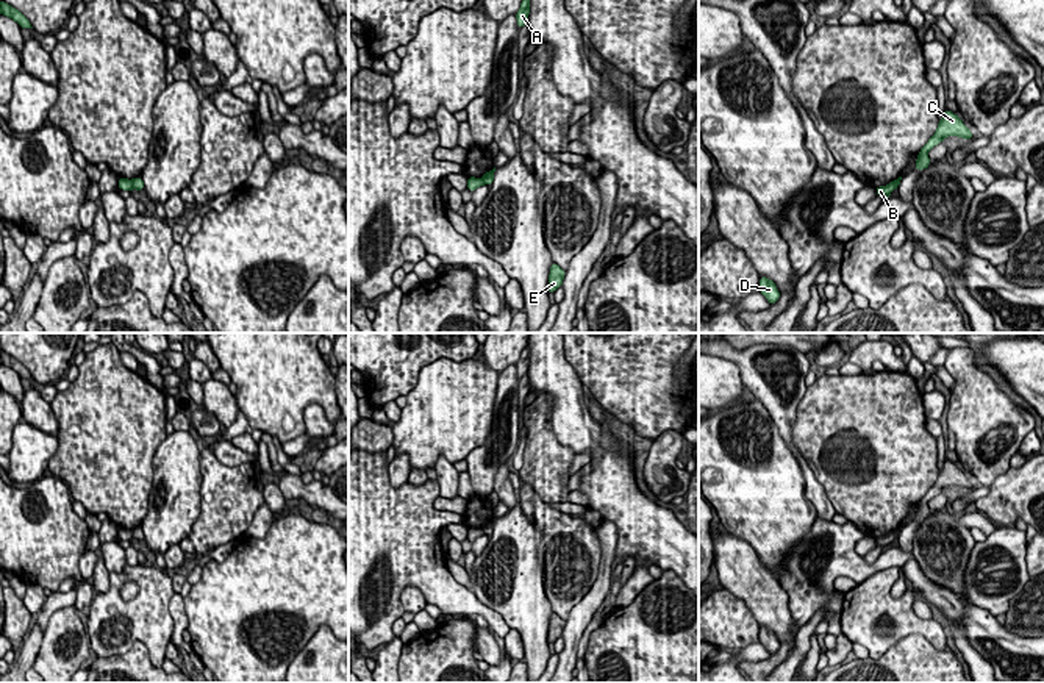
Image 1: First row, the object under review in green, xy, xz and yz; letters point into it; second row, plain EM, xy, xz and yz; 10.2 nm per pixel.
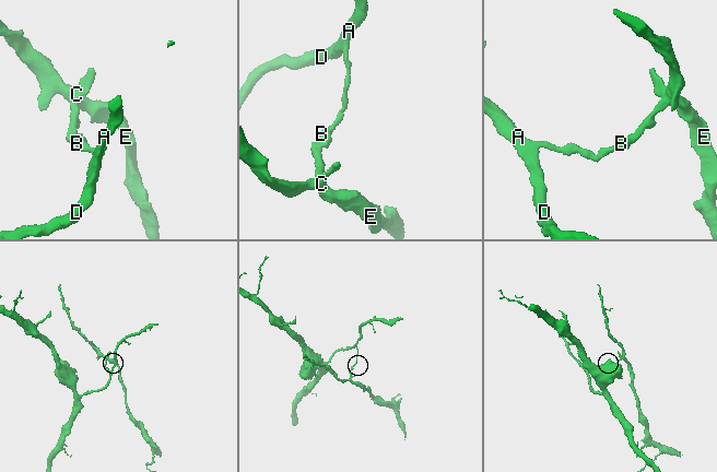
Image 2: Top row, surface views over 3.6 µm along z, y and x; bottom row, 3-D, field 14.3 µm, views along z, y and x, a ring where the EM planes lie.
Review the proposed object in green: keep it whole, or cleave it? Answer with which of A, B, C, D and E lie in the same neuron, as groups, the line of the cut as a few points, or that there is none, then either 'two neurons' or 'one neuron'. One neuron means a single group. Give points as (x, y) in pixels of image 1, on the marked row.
A B D / C E; cut in xy along (132, 180), (133, 188); two neurons

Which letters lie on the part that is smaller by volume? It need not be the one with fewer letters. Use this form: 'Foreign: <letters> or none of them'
Foreign: C, E

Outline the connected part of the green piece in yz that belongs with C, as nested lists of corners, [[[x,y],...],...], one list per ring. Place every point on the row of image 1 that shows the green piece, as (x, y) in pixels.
[[[944,109],[942,119],[938,123],[938,130],[928,139],[928,142],[919,150],[914,167],[924,170],[930,166],[928,150],[942,142],[949,136],[958,136],[961,139],[974,139],[971,130],[963,123],[963,120],[949,109]]]

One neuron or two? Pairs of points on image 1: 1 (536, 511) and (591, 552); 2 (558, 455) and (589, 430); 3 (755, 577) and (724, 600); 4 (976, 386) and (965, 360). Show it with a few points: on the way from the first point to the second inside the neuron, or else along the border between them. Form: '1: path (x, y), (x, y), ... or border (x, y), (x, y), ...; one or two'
1: path (550, 522), (577, 549); one
2: border (552, 413), (555, 438), (575, 454); two
3: border (722, 586), (735, 594), (757, 621); two
4: path (969, 380), (965, 366); one

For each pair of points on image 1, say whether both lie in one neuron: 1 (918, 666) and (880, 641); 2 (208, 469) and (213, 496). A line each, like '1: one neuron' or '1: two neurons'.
1: two neurons
2: one neuron

